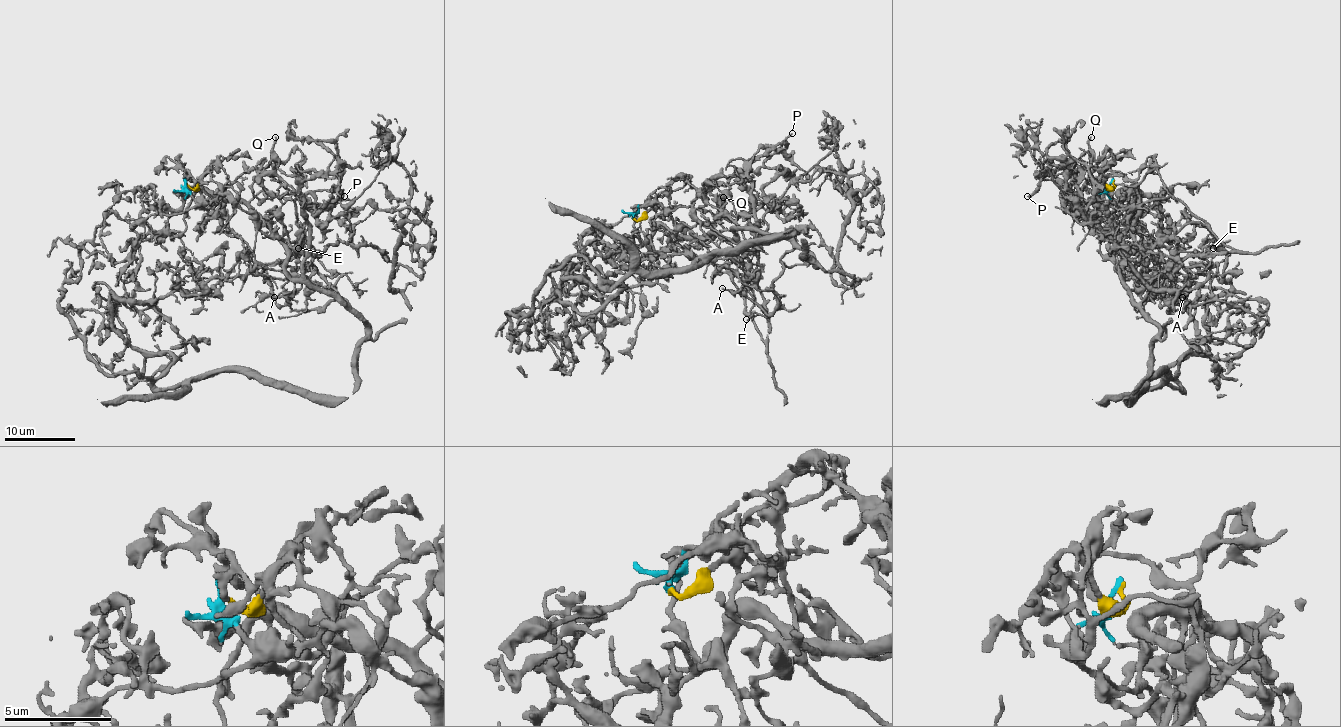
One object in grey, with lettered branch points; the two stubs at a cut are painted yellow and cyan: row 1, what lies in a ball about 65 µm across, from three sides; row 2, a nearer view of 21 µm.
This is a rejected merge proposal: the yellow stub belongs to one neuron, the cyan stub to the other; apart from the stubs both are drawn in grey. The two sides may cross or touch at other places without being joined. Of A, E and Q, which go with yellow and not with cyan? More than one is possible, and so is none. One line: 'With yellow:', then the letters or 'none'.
With yellow: A, Q

